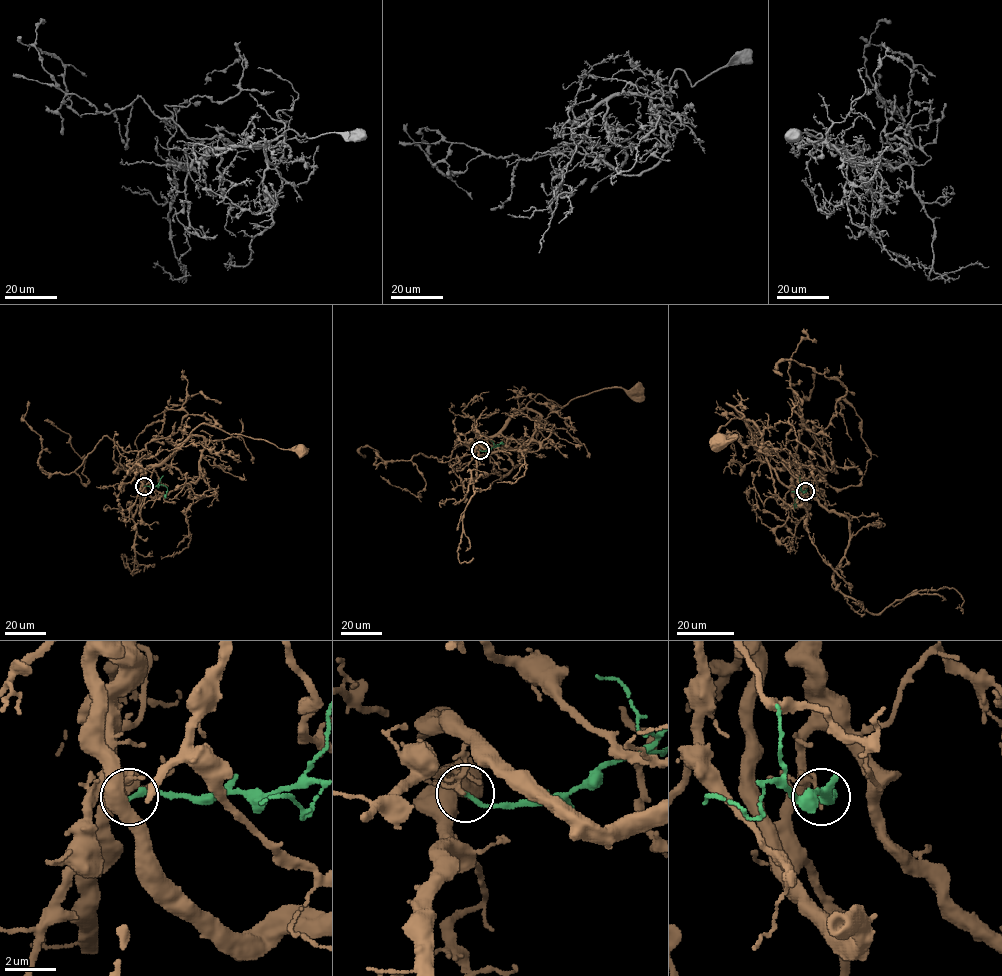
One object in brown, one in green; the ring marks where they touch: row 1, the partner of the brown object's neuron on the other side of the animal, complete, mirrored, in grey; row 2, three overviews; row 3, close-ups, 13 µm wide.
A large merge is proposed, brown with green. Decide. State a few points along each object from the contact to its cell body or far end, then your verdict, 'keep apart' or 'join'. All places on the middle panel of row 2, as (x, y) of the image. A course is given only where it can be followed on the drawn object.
brown runs (480, 450), (538, 394), (563, 406), (604, 388), (637, 390); green runs (480, 450), (489, 450), (501, 443); keep apart

